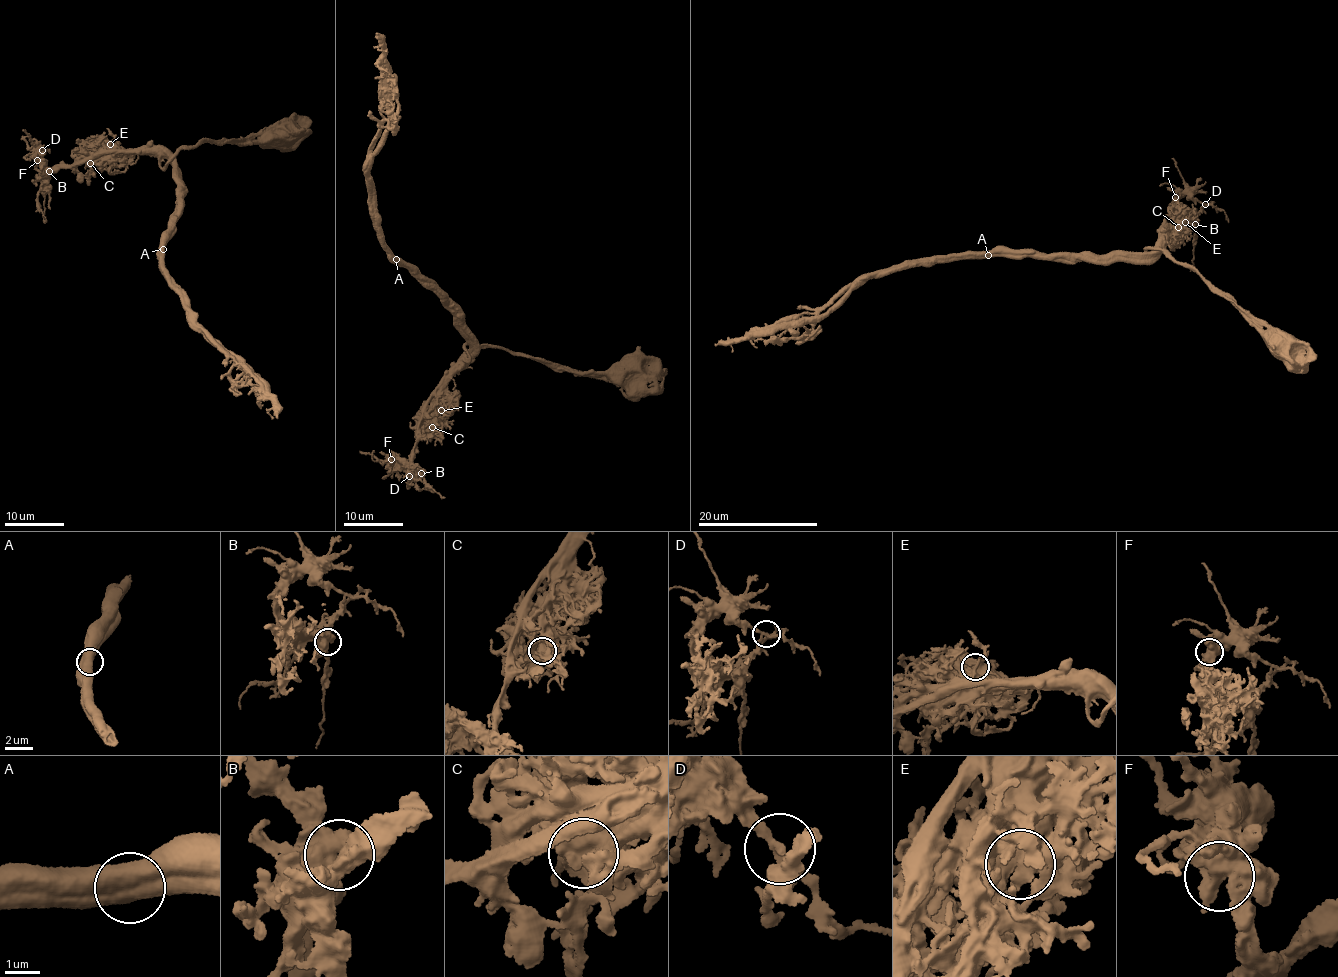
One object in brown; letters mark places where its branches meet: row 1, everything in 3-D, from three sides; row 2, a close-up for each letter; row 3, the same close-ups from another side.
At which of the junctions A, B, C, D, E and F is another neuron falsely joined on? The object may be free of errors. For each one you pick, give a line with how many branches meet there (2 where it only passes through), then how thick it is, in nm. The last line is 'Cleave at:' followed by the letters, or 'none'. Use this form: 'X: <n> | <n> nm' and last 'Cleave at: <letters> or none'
A: 2 | 750 nm
Cleave at: A

